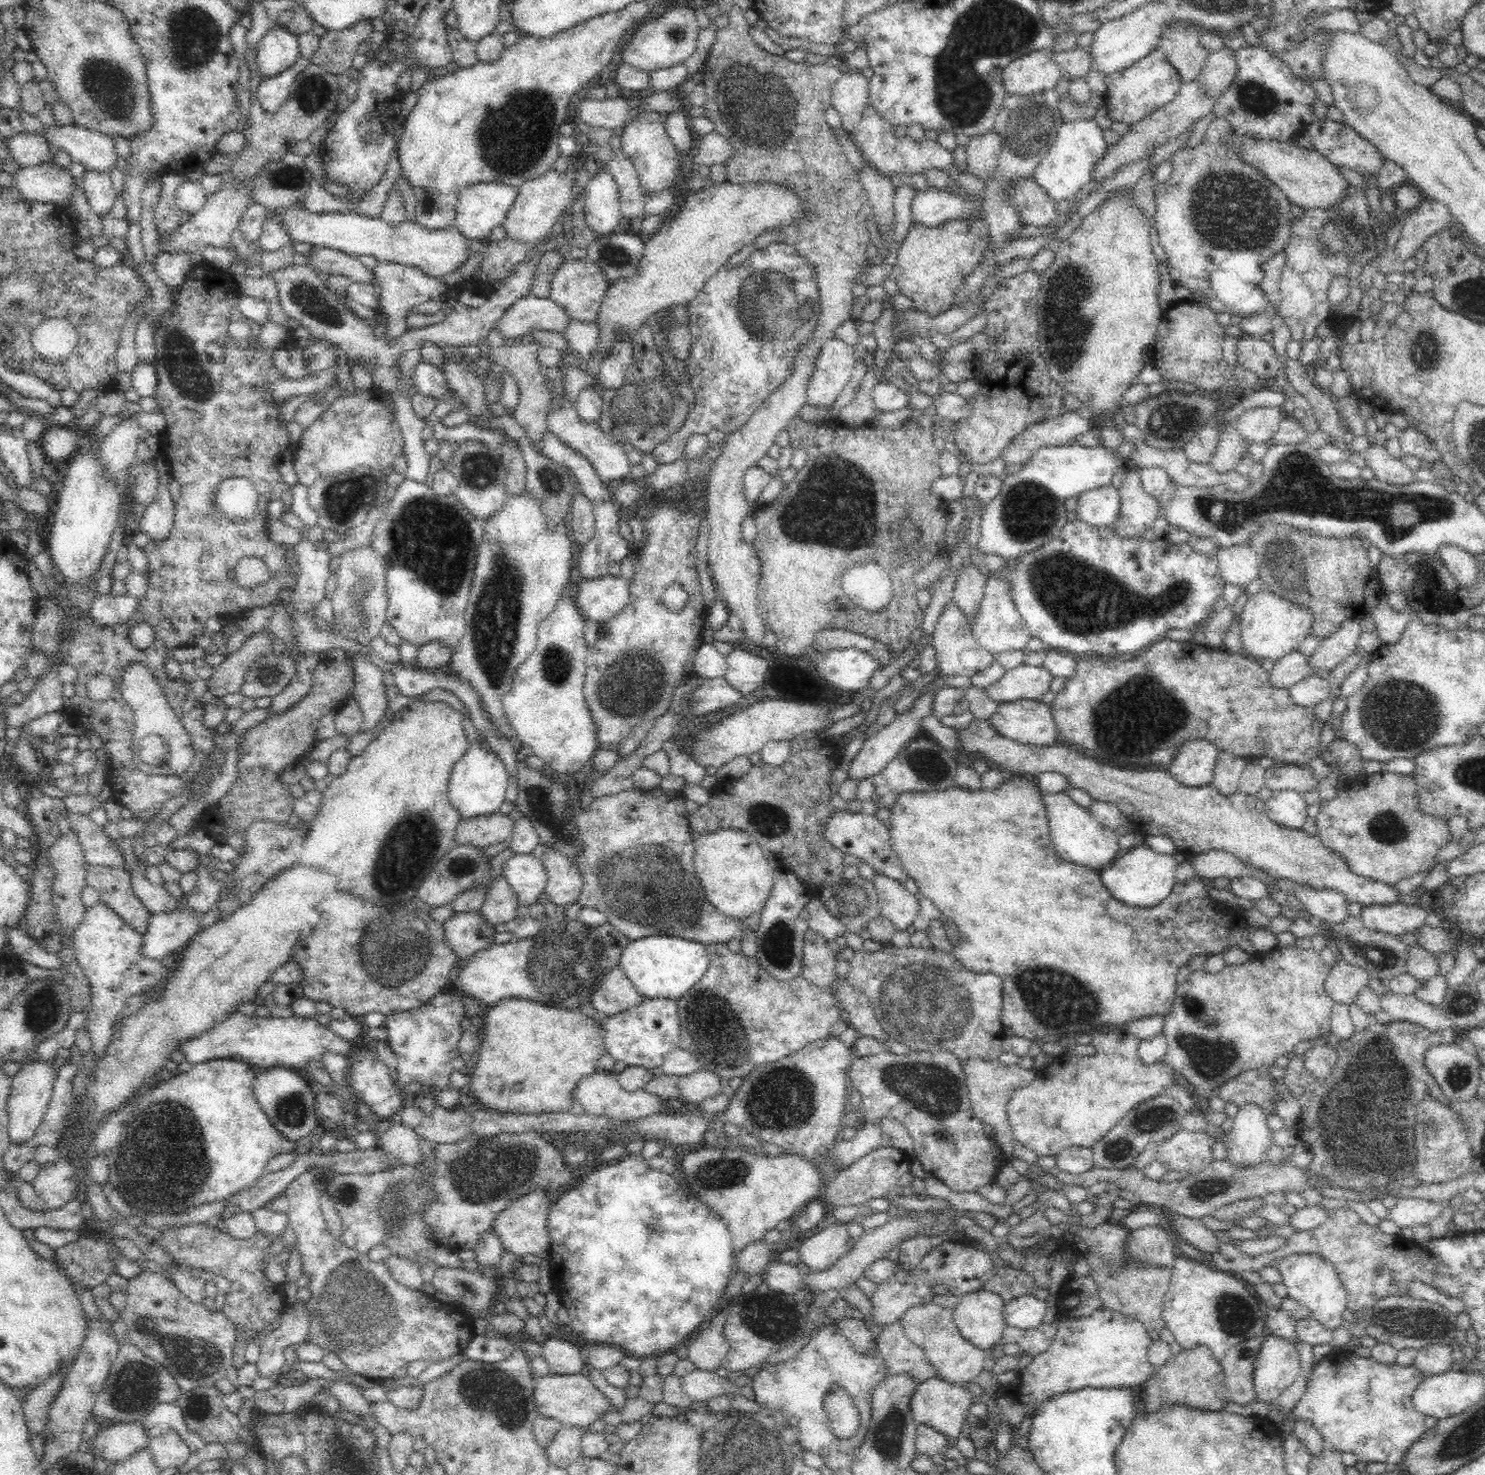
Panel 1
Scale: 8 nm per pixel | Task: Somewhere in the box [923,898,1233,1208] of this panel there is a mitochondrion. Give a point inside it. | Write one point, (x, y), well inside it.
(1057, 1001)

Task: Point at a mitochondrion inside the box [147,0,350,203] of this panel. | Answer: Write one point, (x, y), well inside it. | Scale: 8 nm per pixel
(194, 34)

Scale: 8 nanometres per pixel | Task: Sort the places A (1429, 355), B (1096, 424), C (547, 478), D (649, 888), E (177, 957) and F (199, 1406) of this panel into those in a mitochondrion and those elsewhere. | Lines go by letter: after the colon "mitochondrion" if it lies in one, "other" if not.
A: mitochondrion
B: other
C: mitochondrion
D: mitochondrion
E: other
F: mitochondrion

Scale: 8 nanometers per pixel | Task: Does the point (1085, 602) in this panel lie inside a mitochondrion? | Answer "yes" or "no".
yes

